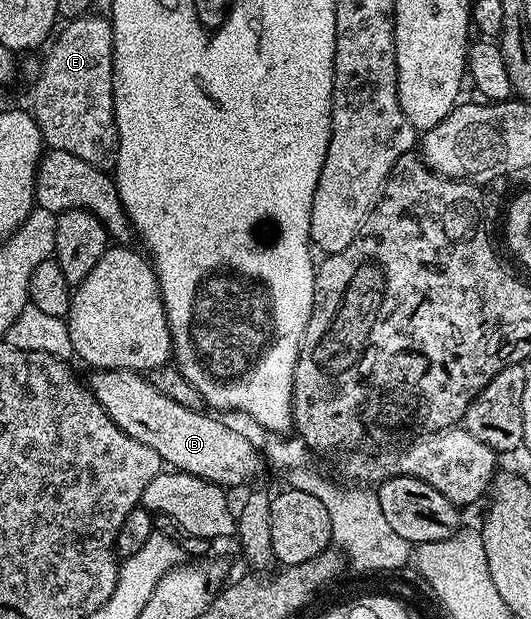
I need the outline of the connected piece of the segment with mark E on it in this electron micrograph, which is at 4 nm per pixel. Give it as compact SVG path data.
M74 16L70 20L73 22L61 34L56 34L57 42L55 37L48 46L49 54L33 85L31 112L41 128L41 140L50 150L70 152L97 169L109 171L117 159L117 124L113 118L113 27L108 16L89 16Z

